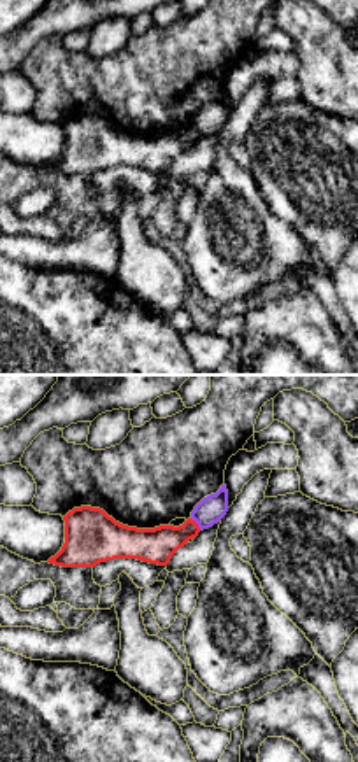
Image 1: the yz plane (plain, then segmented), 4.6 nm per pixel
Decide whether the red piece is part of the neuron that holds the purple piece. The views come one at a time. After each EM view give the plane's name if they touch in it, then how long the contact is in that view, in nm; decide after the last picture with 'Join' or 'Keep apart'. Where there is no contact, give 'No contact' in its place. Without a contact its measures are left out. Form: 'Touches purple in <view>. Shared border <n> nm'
Touches purple in yz. Shared border 80 nm

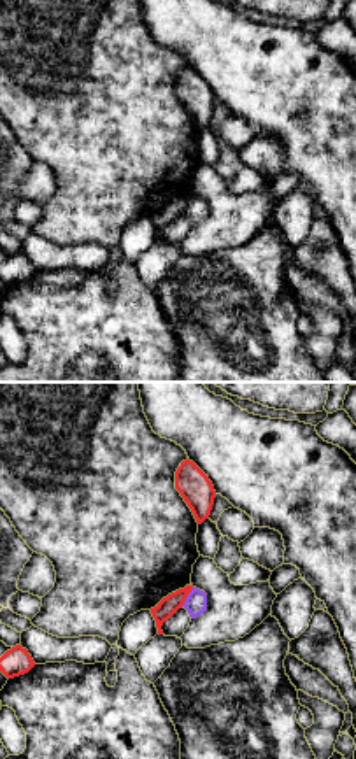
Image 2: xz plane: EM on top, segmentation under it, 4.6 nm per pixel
Touches purple in xz. Shared border 110 nm

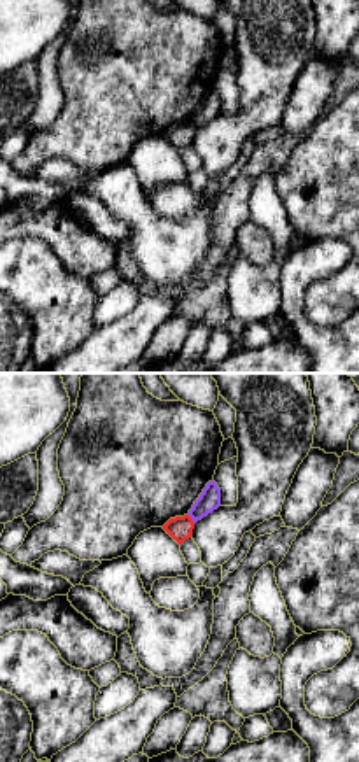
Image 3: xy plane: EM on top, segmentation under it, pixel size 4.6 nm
Touches purple in xy. Shared border 60 nm

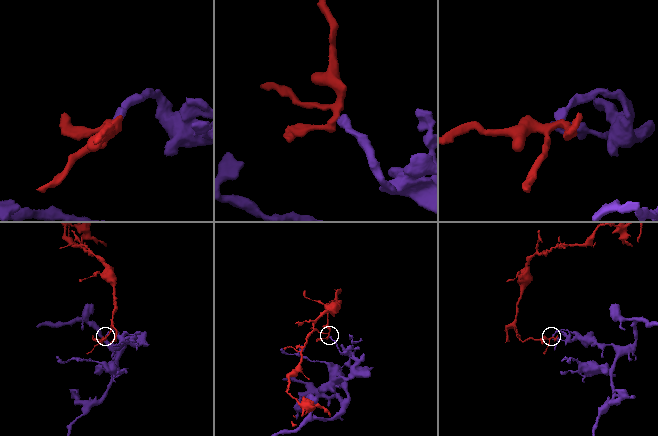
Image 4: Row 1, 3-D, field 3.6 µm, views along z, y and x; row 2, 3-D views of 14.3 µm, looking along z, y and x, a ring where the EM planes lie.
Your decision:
Keep apart

